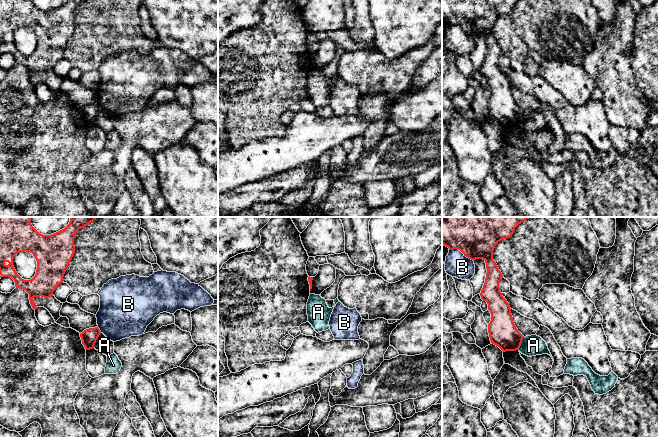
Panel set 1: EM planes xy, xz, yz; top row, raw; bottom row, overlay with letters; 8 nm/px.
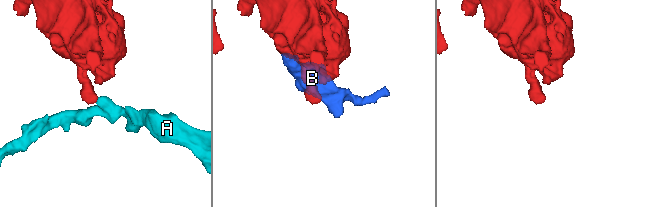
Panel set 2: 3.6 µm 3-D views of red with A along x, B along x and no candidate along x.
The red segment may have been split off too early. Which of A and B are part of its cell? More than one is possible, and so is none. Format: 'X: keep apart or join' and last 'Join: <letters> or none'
A: keep apart
B: keep apart
Join: none

